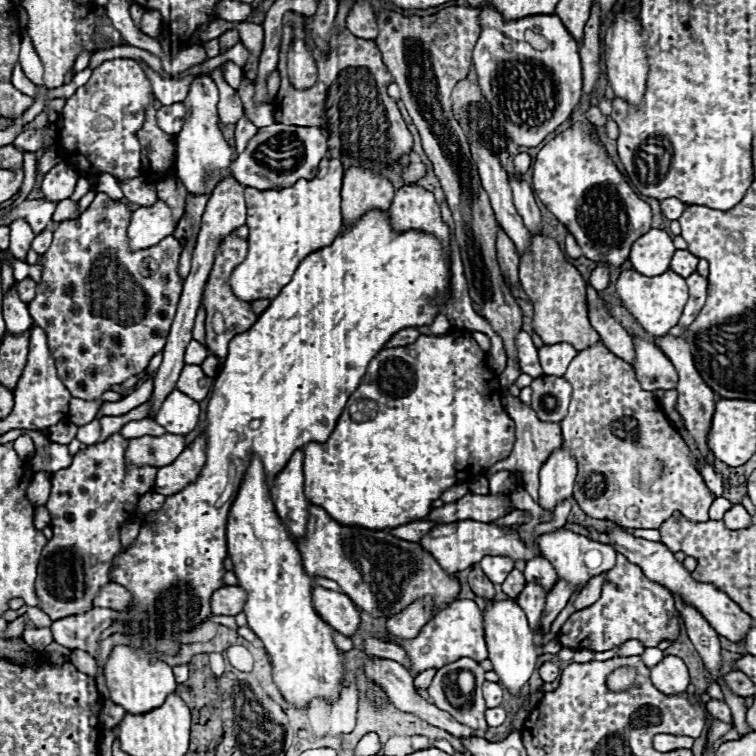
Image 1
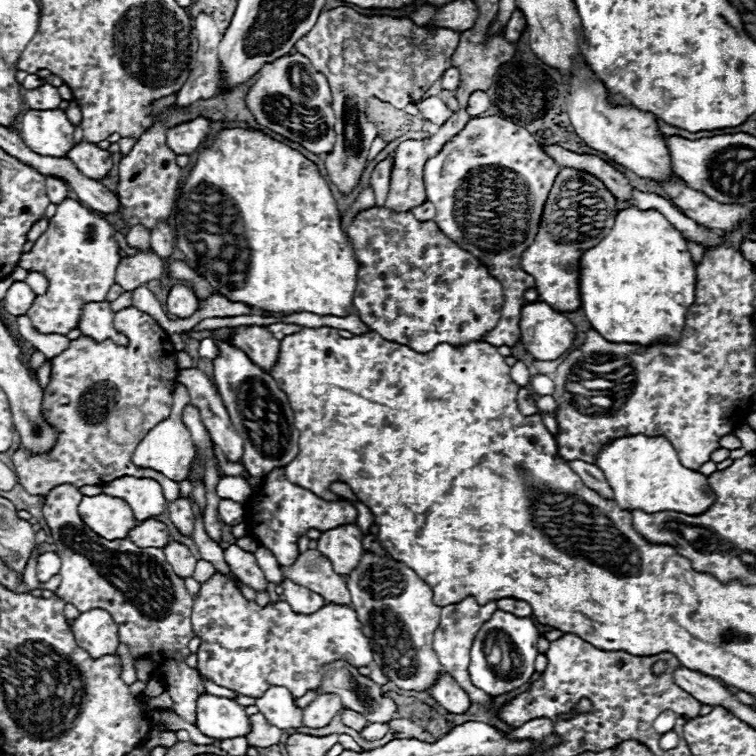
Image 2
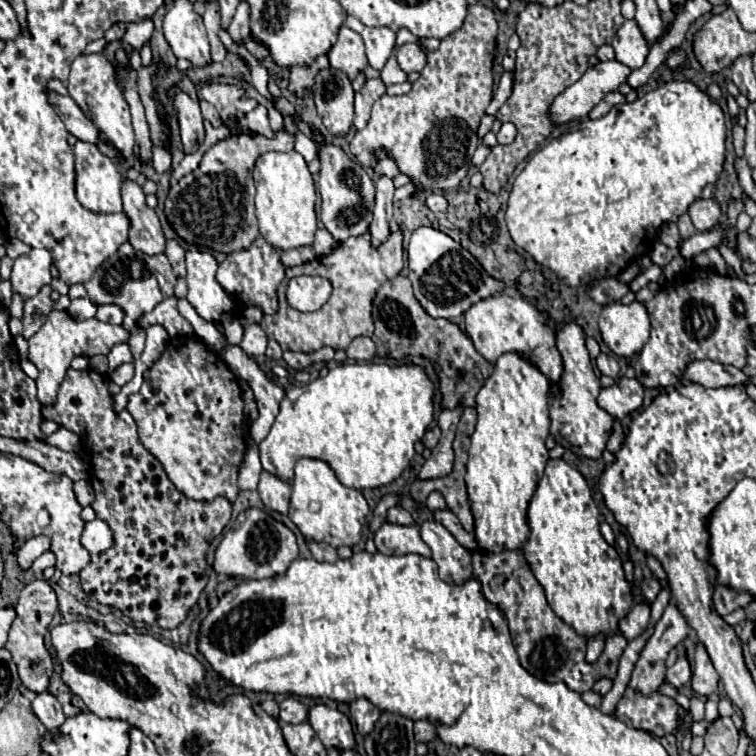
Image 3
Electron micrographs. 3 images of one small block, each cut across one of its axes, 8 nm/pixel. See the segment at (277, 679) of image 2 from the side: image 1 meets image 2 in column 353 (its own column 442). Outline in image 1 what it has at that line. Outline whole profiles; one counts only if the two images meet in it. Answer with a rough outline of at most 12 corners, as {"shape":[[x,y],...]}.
{"shape":[[472,600],[442,608],[406,650],[420,674],[456,658],[488,658],[482,612]]}

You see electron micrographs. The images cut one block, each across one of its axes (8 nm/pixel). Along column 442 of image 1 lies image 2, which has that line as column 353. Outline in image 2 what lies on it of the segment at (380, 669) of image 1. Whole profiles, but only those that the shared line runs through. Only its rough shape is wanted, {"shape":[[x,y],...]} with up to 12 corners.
{"shape":[[342,710],[344,726],[360,732],[366,728],[366,718],[358,712]]}

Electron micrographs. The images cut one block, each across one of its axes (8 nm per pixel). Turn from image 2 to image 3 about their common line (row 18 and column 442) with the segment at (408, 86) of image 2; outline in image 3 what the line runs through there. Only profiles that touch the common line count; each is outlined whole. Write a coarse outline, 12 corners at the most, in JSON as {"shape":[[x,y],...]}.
{"shape":[[406,276],[374,298],[378,356],[436,364],[440,406],[476,406],[486,362]]}

